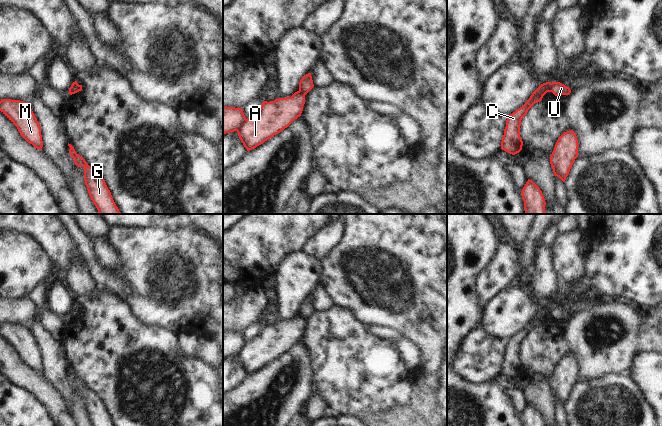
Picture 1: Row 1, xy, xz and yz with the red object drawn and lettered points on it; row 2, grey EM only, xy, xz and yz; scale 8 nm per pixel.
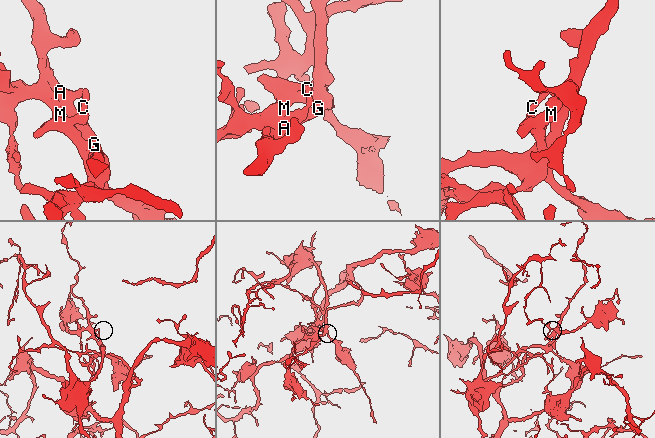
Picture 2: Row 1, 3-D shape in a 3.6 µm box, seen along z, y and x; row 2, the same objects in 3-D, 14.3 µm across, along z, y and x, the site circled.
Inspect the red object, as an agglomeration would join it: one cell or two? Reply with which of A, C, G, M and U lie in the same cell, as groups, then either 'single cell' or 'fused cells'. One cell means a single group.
groups A G U / C M; fused cells

